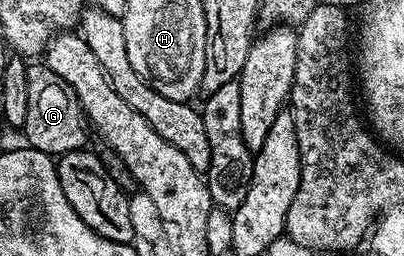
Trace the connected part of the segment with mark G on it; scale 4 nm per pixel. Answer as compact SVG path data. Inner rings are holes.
M45 63L28 64L29 77L29 115L21 127L21 133L27 136L26 144L32 149L62 155L74 149L84 148L88 144L85 126L85 114L79 108L79 100L71 85L61 79Z

